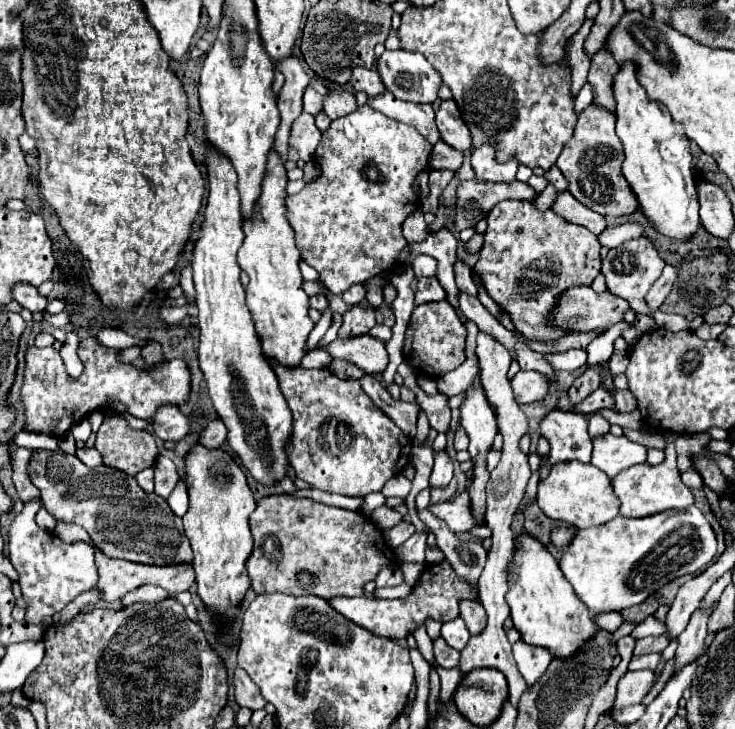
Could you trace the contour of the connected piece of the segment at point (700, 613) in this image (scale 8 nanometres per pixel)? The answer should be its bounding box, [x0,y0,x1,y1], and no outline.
[676,603,718,671]

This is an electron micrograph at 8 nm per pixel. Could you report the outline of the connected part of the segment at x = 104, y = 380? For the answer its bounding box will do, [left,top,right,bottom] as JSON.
[20,337,190,437]

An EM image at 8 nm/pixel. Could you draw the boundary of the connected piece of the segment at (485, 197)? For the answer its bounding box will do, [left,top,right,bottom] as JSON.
[456,181,538,231]

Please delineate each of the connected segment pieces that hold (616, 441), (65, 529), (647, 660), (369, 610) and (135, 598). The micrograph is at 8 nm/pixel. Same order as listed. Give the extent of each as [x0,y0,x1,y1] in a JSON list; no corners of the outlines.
[[592,435,646,479],[54,521,92,543],[628,653,660,671],[330,561,476,639],[120,585,168,607]]

